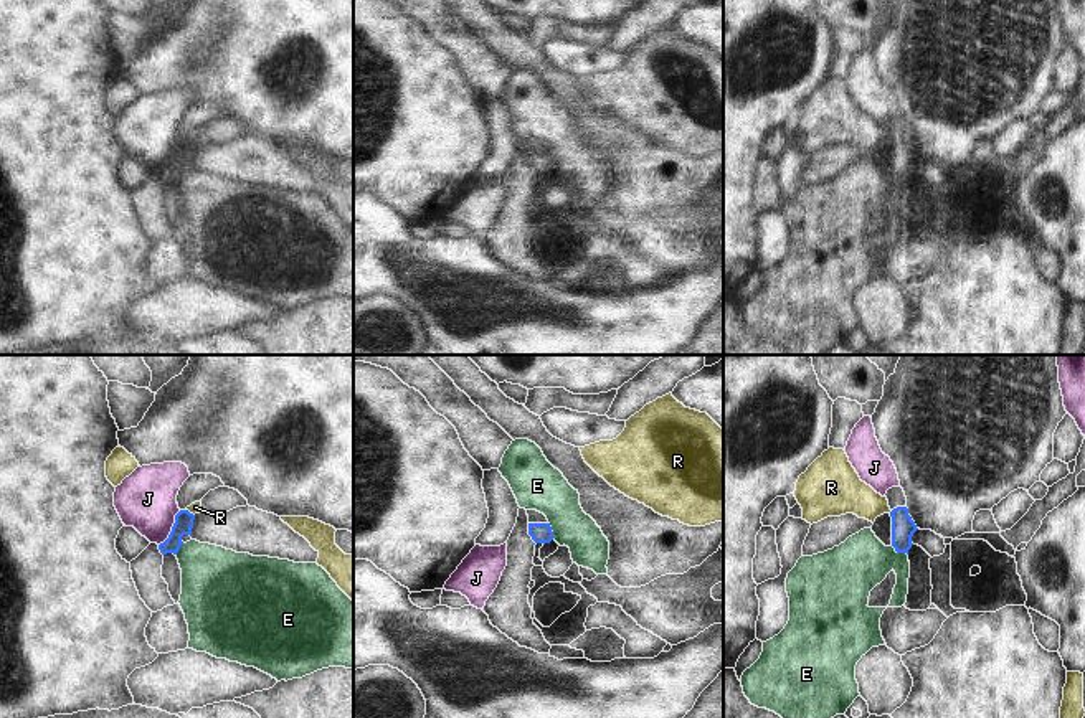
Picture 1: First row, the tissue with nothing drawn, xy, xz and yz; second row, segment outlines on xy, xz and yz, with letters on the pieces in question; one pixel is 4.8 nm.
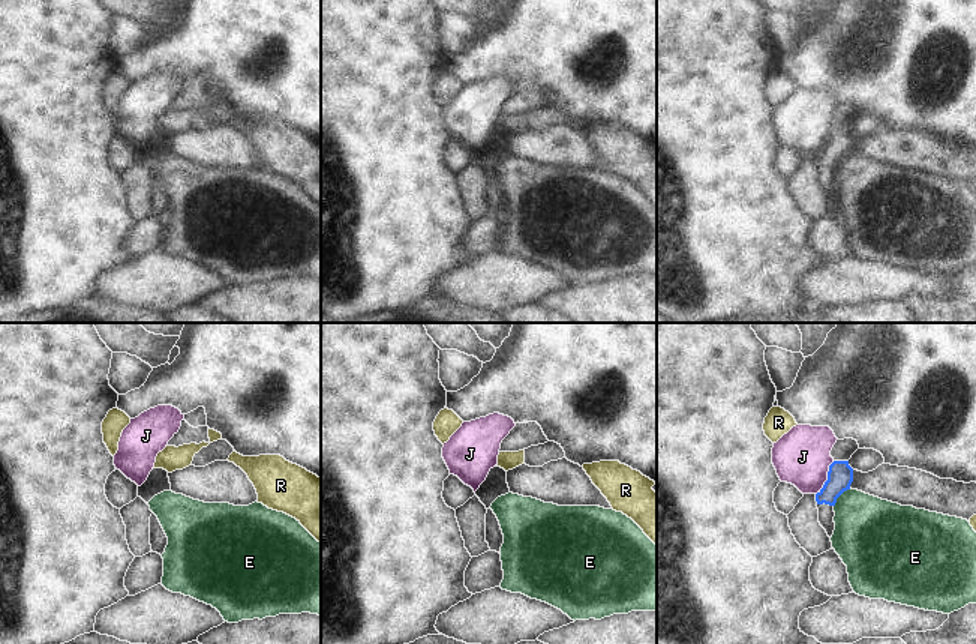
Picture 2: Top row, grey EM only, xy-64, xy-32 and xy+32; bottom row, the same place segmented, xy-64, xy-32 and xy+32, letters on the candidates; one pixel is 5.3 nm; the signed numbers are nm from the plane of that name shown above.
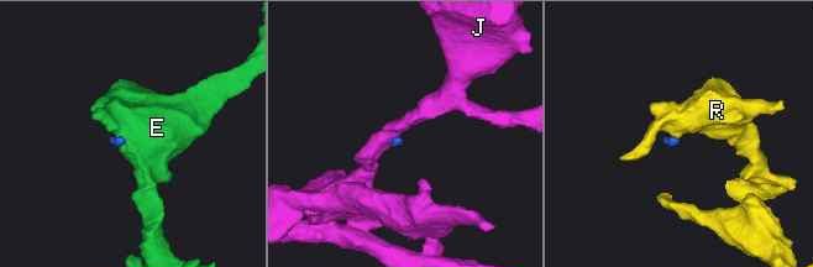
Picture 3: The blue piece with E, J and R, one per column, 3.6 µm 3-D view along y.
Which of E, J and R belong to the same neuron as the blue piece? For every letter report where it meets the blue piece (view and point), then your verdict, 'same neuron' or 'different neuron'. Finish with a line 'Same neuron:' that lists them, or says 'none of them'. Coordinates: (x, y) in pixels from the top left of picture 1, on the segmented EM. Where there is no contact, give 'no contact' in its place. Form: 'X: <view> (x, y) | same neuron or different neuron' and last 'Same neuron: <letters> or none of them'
E: yz (899, 552) | different neuron
J: xy (172, 529) | different neuron
R: xy (189, 512) | different neuron
Same neuron: none of them

